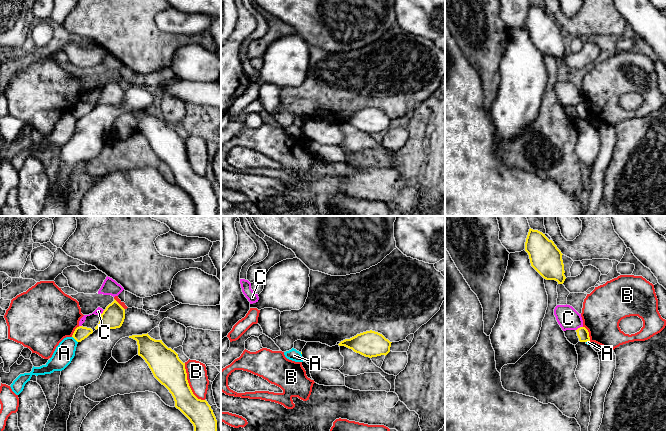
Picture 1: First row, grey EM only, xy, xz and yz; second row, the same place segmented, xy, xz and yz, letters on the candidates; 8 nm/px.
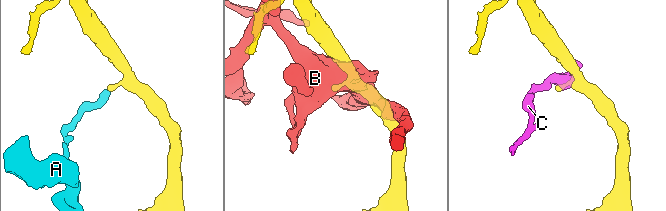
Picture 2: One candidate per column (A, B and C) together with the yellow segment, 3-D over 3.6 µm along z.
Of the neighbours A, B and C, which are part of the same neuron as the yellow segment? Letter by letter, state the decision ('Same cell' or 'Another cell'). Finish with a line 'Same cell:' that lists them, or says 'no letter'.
A: Another cell
B: Another cell
C: Another cell
Same cell: no letter

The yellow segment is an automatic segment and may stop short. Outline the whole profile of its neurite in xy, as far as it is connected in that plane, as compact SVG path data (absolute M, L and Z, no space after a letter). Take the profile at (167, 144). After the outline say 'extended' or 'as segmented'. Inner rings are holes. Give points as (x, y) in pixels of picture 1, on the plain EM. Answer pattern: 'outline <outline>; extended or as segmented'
outline M148 109L129 114L137 117L138 131L148 140L154 153L172 170L175 183L193 200L196 216L220 216L213 186L206 176L198 175L193 170L185 139L178 130L162 116L151 114Z; as segmented

